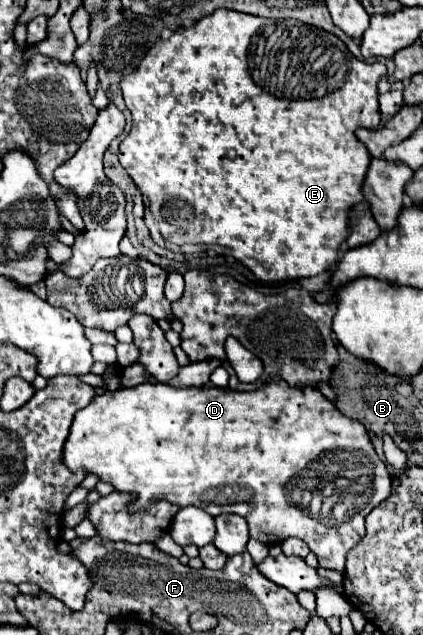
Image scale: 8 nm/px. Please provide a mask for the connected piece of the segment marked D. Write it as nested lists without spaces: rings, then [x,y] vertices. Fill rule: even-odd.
[[[281,377],[267,379],[255,391],[233,391],[229,387],[199,387],[199,389],[175,389],[167,383],[141,383],[131,389],[105,391],[95,395],[91,403],[75,413],[71,433],[63,449],[63,461],[71,471],[85,467],[89,473],[97,473],[101,481],[113,483],[117,491],[135,493],[135,509],[143,509],[153,501],[167,499],[173,505],[195,505],[217,517],[221,513],[237,513],[247,519],[249,535],[267,545],[277,545],[285,537],[303,539],[317,555],[319,565],[343,573],[345,555],[351,547],[363,539],[365,517],[383,499],[391,495],[391,475],[385,463],[377,457],[373,443],[363,423],[345,417],[329,399],[325,399],[313,387],[289,387]],[[335,445],[343,451],[343,467],[351,469],[351,481],[367,481],[363,477],[363,465],[373,465],[373,497],[355,517],[341,525],[327,527],[321,521],[307,515],[297,505],[287,501],[287,483],[309,467],[323,451],[335,451]]]

